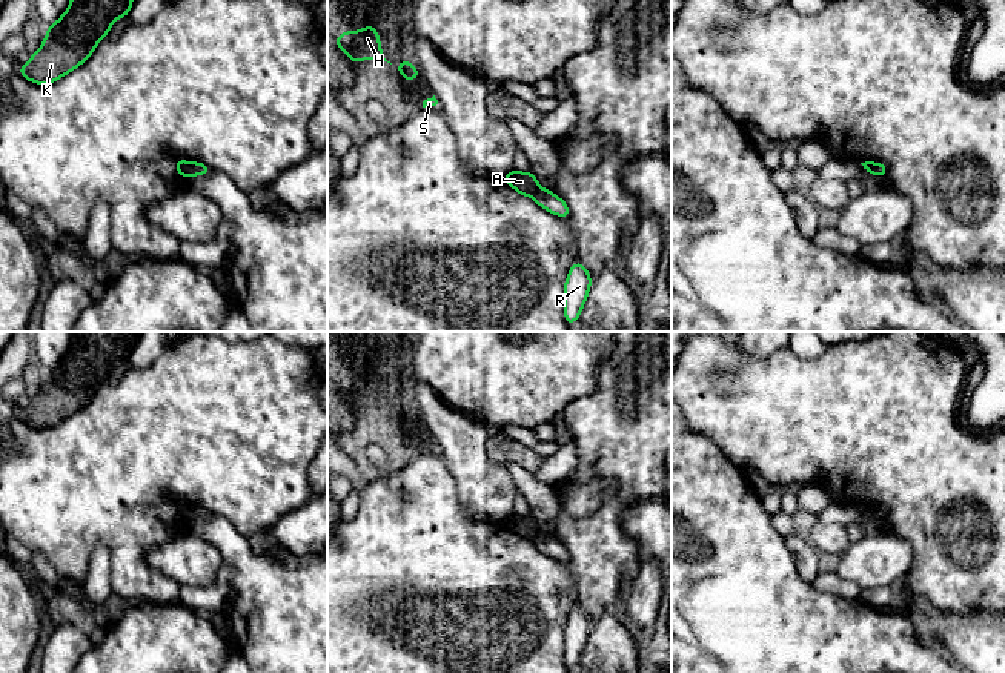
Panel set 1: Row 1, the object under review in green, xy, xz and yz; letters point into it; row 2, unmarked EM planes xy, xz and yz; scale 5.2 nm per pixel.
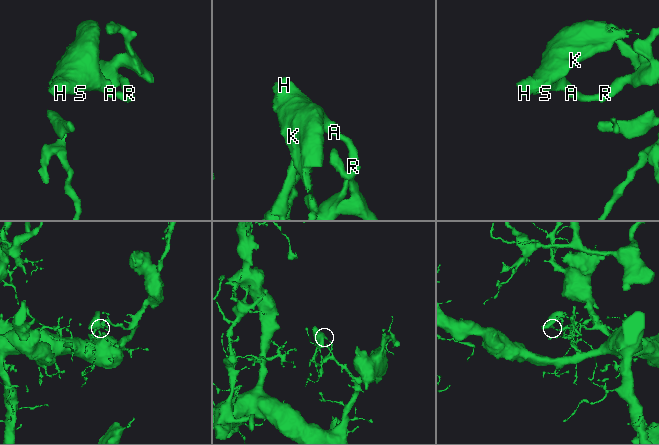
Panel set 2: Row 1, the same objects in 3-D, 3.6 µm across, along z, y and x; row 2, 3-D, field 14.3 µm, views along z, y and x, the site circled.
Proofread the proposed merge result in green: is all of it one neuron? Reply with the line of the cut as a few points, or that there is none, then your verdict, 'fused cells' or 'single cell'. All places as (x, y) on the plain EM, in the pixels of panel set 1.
cut xy (191, 507), (192, 518); fused cells

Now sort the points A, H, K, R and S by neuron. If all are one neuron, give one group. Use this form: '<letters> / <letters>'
A H K S / R

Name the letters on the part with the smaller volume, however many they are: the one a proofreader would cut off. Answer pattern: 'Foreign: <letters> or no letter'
Foreign: A, H, K, S

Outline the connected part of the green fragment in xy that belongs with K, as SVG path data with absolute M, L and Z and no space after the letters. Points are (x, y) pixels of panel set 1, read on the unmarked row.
M77 332L71 349L49 372L46 383L18 416L31 427L46 429L83 409L114 364L128 361L137 332Z

